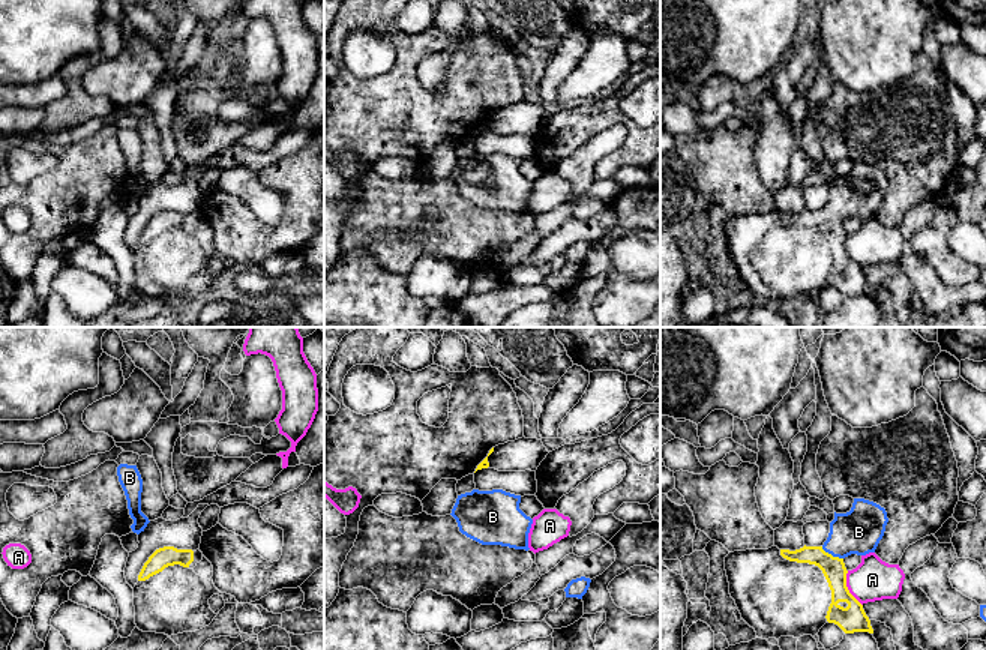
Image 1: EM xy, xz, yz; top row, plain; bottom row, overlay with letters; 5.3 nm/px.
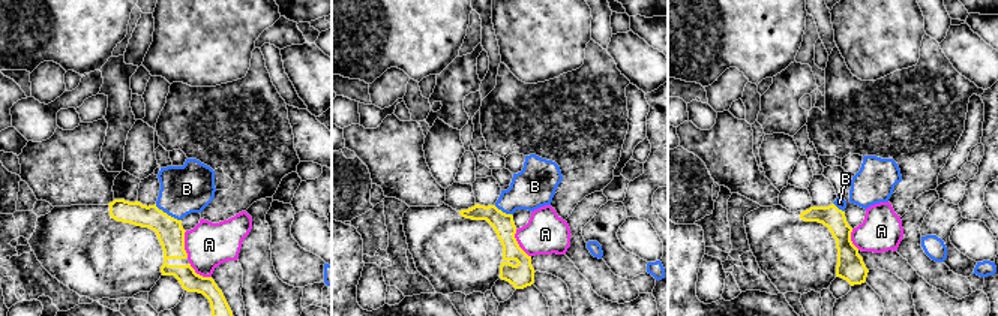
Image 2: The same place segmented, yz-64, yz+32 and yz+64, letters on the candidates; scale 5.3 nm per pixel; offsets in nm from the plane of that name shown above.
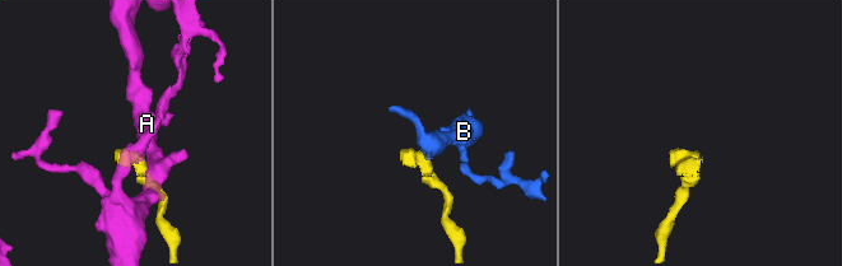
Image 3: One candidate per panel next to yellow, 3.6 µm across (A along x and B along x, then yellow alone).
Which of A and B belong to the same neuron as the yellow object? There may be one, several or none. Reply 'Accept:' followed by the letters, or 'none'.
Accept: B

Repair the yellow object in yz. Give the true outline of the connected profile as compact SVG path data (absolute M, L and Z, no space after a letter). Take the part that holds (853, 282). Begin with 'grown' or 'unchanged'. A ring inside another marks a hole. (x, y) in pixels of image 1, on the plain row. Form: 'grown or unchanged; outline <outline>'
grown; outline M854 162L849 176L834 176L828 201L822 210L804 209L795 215L771 210L768 213L729 216L725 221L725 234L729 258L735 264L741 282L762 303L815 300L827 285L837 288L845 297L873 297L863 269L846 251L848 234L843 222L851 218L866 219L875 216L887 186L888 182L884 171L864 162Z

